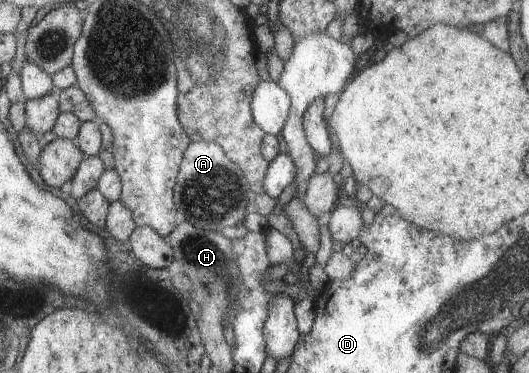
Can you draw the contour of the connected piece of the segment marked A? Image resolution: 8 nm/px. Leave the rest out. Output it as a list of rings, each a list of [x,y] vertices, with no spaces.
[[[191,141],[183,154],[174,189],[175,206],[183,212],[183,220],[199,229],[221,233],[223,228],[243,224],[251,197],[239,166],[227,158],[219,144]]]

